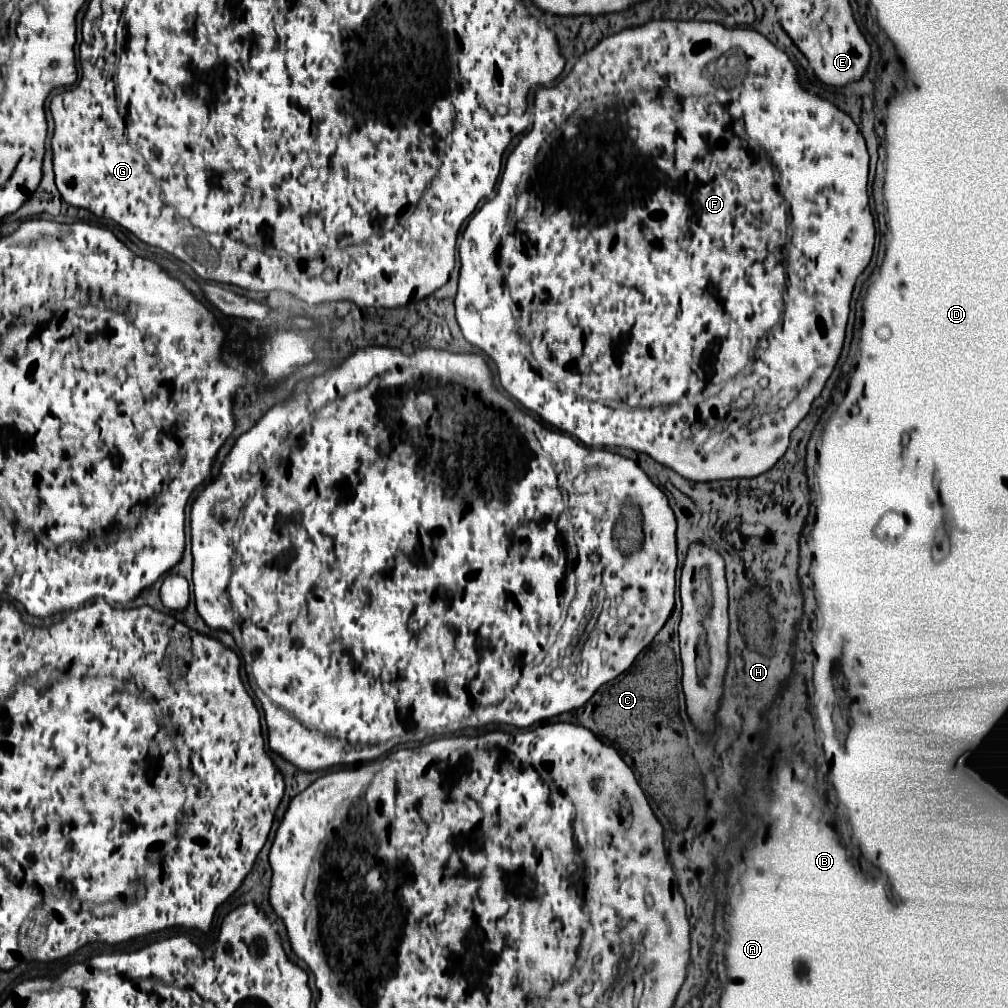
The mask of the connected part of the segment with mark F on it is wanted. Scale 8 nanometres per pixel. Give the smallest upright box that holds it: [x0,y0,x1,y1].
[454,21,876,481]

